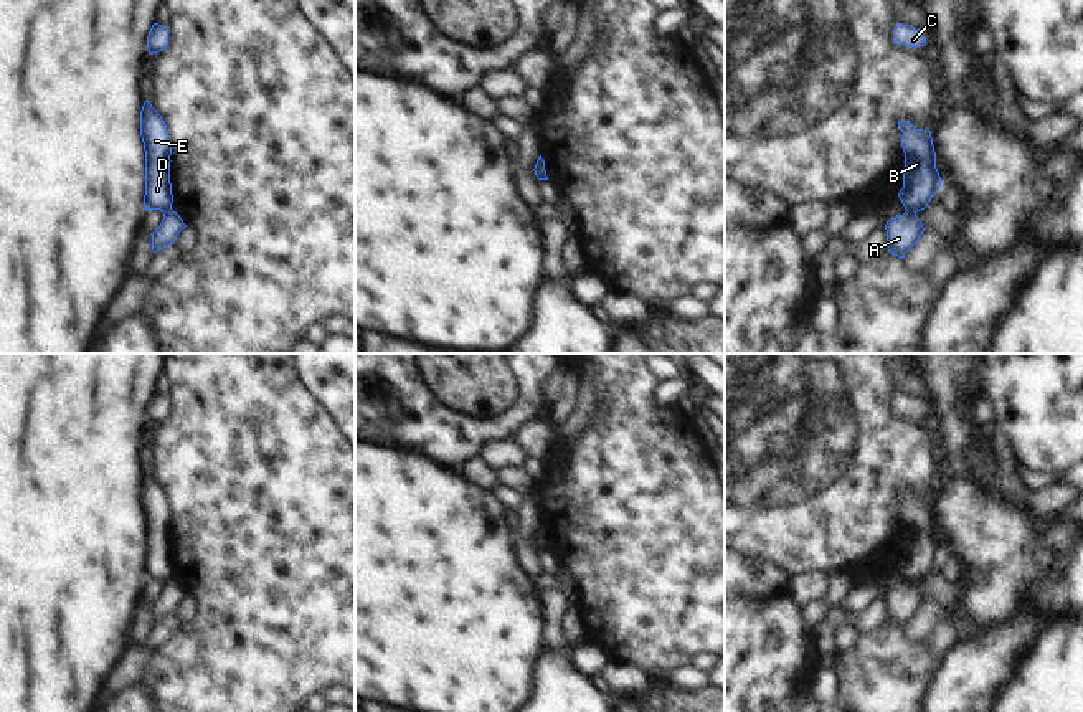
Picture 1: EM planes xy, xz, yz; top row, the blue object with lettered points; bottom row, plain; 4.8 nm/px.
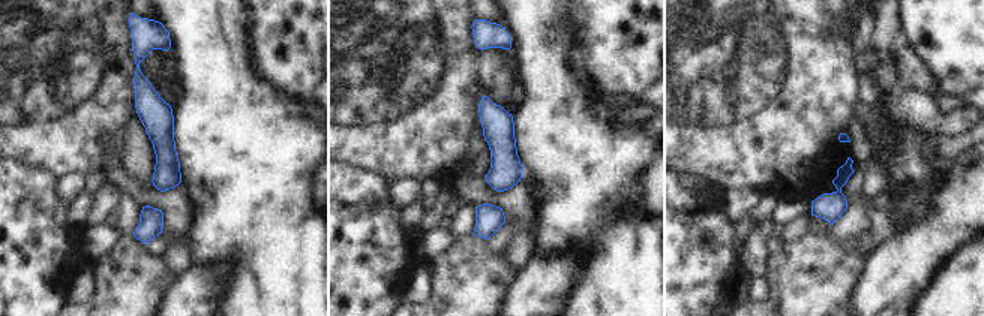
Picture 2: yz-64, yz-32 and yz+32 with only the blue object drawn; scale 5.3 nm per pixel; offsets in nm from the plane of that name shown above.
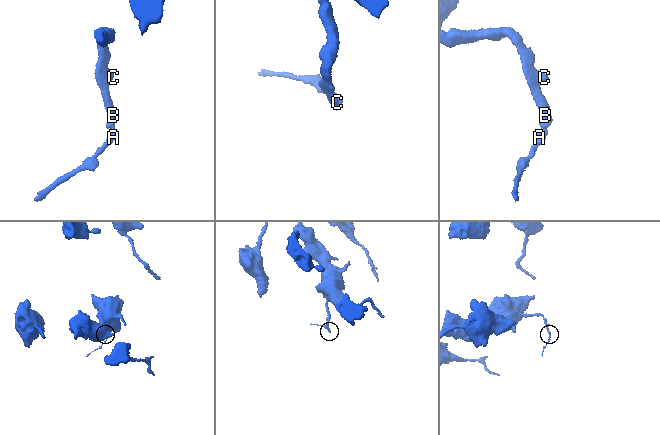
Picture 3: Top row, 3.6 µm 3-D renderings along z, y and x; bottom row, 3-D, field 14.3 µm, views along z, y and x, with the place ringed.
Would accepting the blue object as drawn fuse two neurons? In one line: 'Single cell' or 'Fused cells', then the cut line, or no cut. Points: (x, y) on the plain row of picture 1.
Fused cells. Split along yz (907, 580), (915, 583).

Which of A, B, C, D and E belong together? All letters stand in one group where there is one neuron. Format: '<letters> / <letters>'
A / B C D E

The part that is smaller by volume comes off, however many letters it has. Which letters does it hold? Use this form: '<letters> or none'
A

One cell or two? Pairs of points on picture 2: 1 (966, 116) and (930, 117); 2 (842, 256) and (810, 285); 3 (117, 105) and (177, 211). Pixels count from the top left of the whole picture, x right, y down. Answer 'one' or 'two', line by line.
1: one
2: one
3: two

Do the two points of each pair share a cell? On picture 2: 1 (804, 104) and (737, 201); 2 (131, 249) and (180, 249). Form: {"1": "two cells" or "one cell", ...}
{"1": "two cells", "2": "two cells"}

